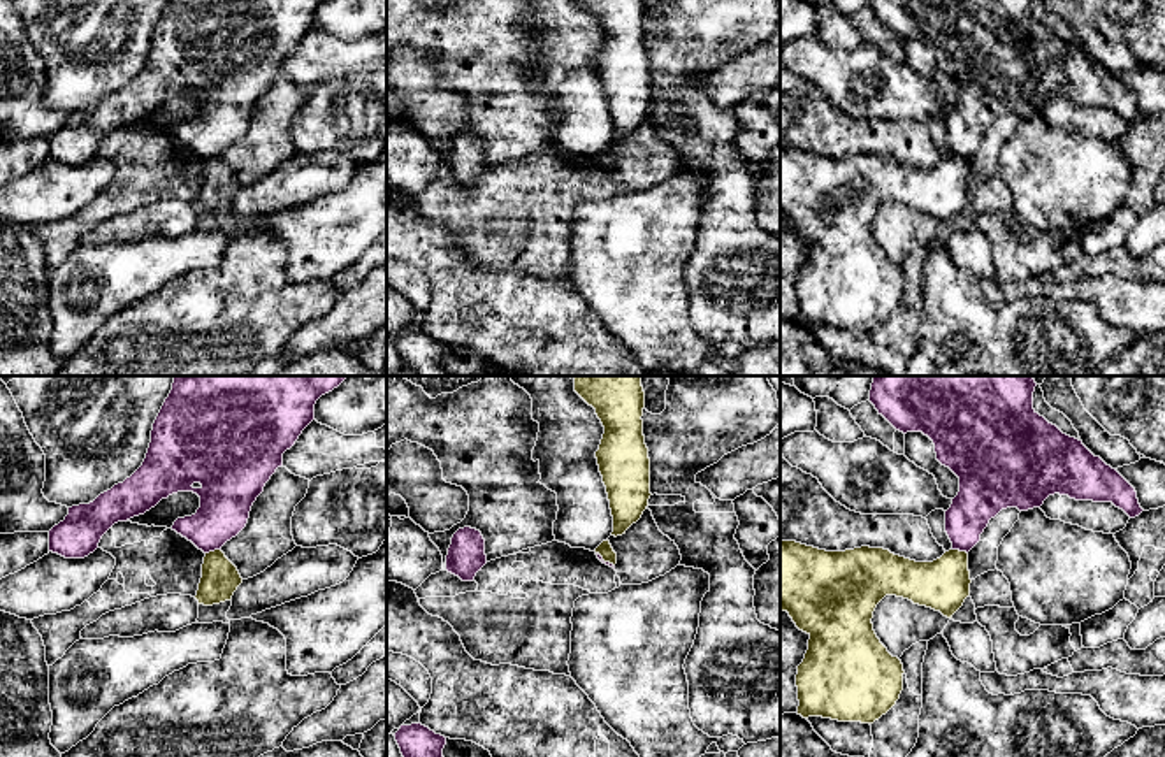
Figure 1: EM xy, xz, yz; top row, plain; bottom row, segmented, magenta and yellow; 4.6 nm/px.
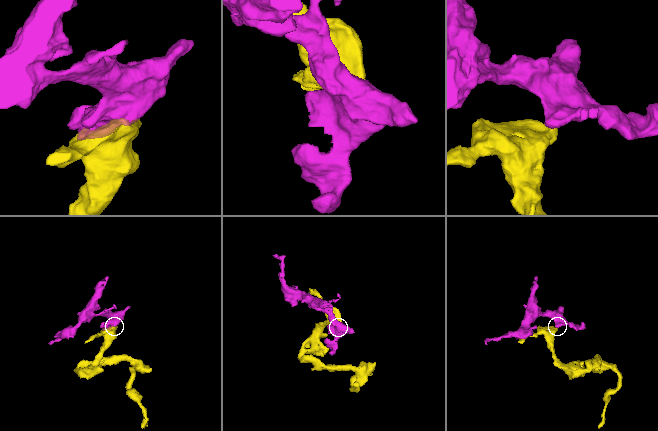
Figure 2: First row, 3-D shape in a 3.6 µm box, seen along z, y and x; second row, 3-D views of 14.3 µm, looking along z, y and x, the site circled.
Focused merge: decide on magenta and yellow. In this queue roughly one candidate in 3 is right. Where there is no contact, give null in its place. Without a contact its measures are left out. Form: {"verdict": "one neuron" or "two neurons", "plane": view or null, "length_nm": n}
{"verdict": "two neurons", "plane": "xy", "length_nm": 80}

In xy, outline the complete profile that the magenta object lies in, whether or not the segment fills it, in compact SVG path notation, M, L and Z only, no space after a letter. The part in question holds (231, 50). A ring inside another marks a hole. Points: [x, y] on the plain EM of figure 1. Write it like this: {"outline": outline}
{"outline": "M169 0L153 30L142 72L93 109L69 114L65 126L49 137L49 158L84 165L114 130L144 121L177 98L197 100L200 114L192 123L177 125L172 137L204 160L221 156L246 133L253 109L283 72L283 60L315 26L315 11L322 2L325 0Z"}

